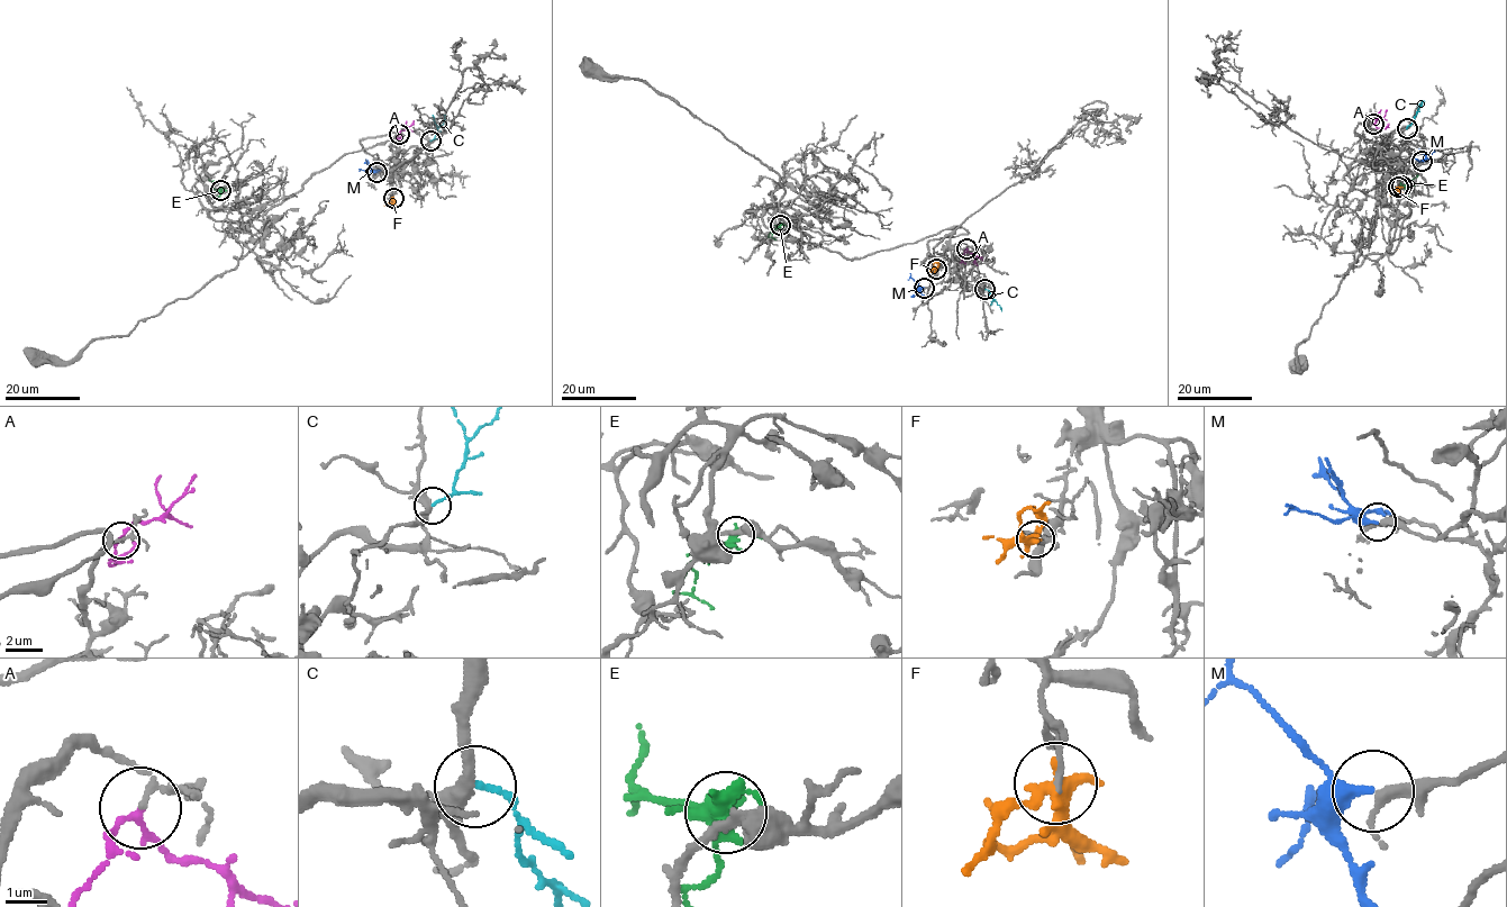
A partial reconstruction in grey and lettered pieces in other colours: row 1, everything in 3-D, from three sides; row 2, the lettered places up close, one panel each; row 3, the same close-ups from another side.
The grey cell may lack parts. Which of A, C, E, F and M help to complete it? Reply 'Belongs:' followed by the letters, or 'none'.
Belongs: M

